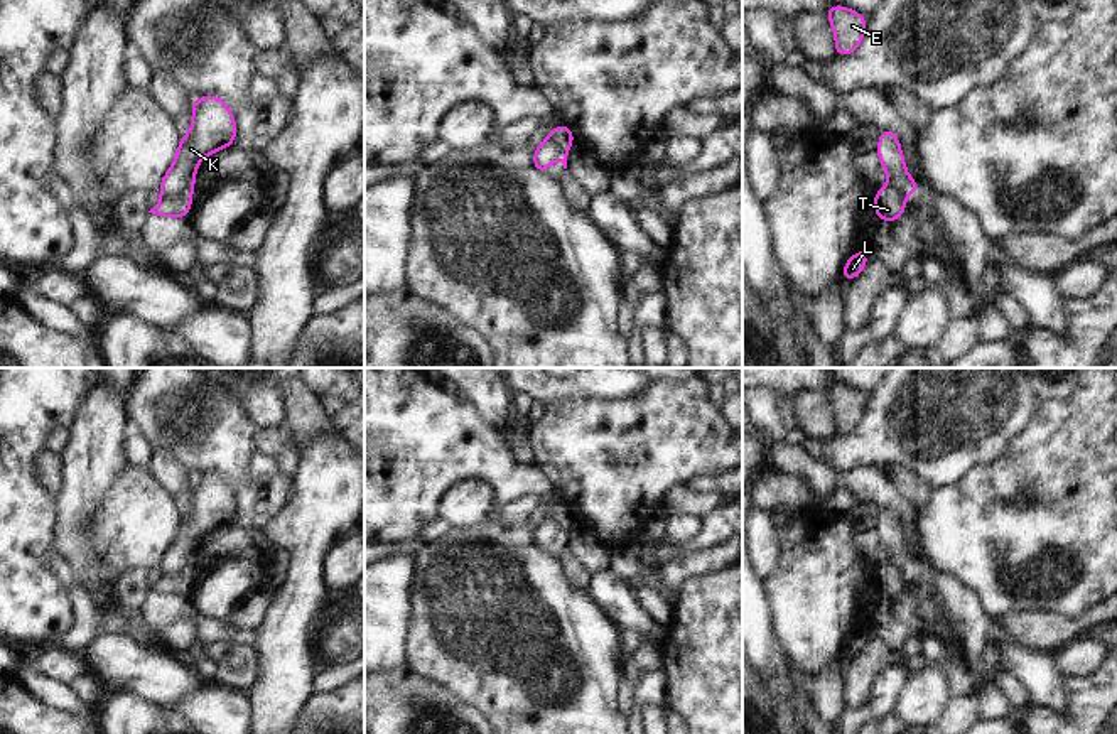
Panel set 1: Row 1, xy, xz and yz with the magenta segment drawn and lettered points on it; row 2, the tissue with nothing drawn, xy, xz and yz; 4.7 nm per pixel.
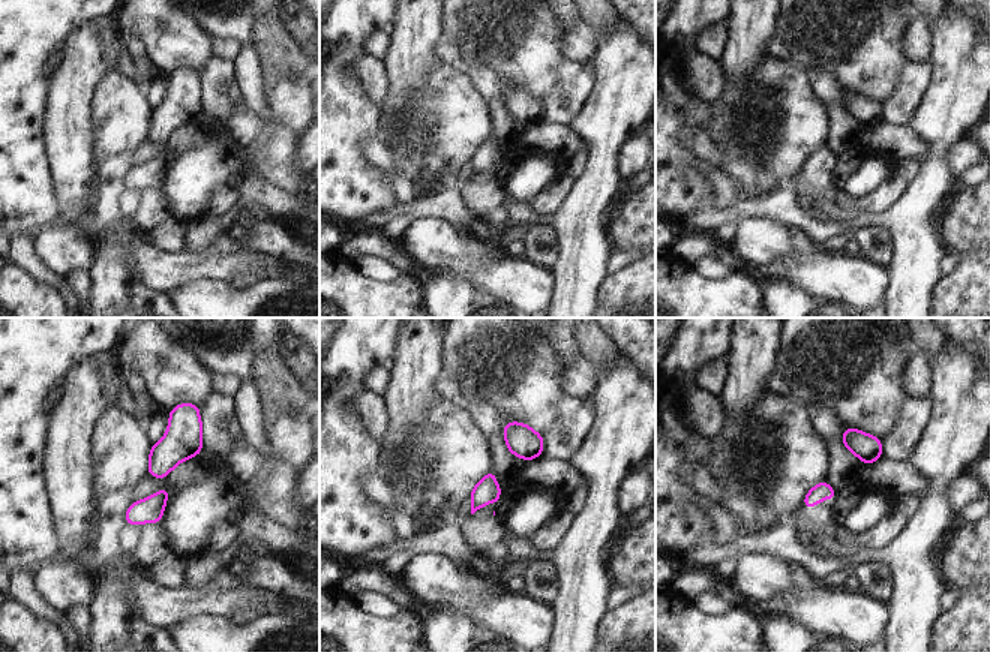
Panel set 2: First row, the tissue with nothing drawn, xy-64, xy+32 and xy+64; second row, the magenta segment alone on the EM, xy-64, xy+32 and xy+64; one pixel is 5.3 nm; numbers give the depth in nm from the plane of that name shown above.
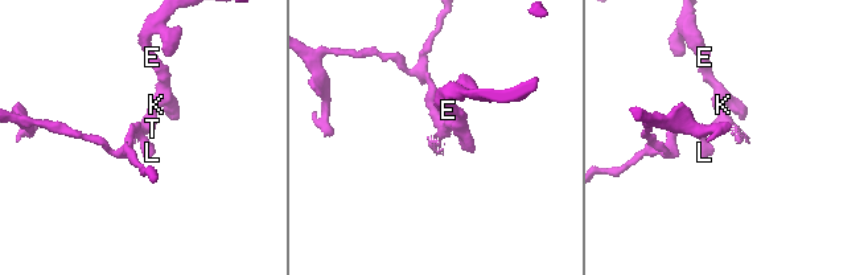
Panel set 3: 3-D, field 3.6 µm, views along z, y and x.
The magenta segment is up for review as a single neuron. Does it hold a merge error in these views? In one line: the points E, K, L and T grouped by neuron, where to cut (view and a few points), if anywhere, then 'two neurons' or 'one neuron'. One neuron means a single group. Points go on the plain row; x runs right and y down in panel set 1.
E K / L T; cut in xy along (194, 555), (178, 572), (161, 577); two neurons

